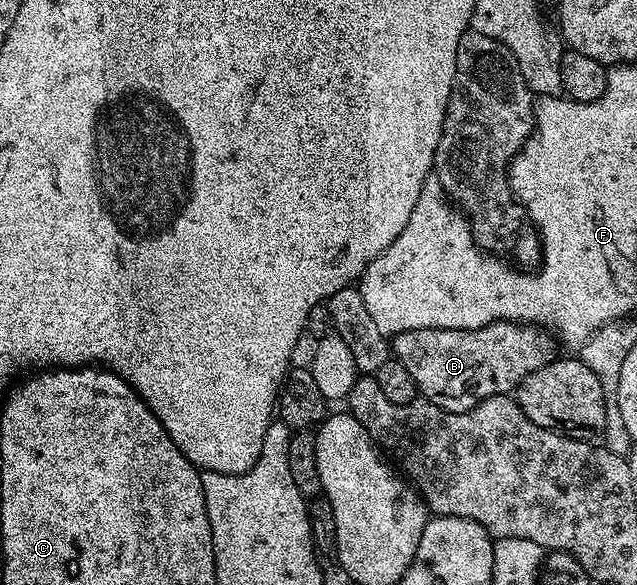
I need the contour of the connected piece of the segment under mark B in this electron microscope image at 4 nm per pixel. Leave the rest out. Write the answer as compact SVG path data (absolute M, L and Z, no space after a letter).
M502 321L470 331L406 327L394 335L397 336L391 339L392 354L411 373L418 396L451 413L470 411L491 397L516 392L528 375L552 363L559 355L554 336L527 323Z

